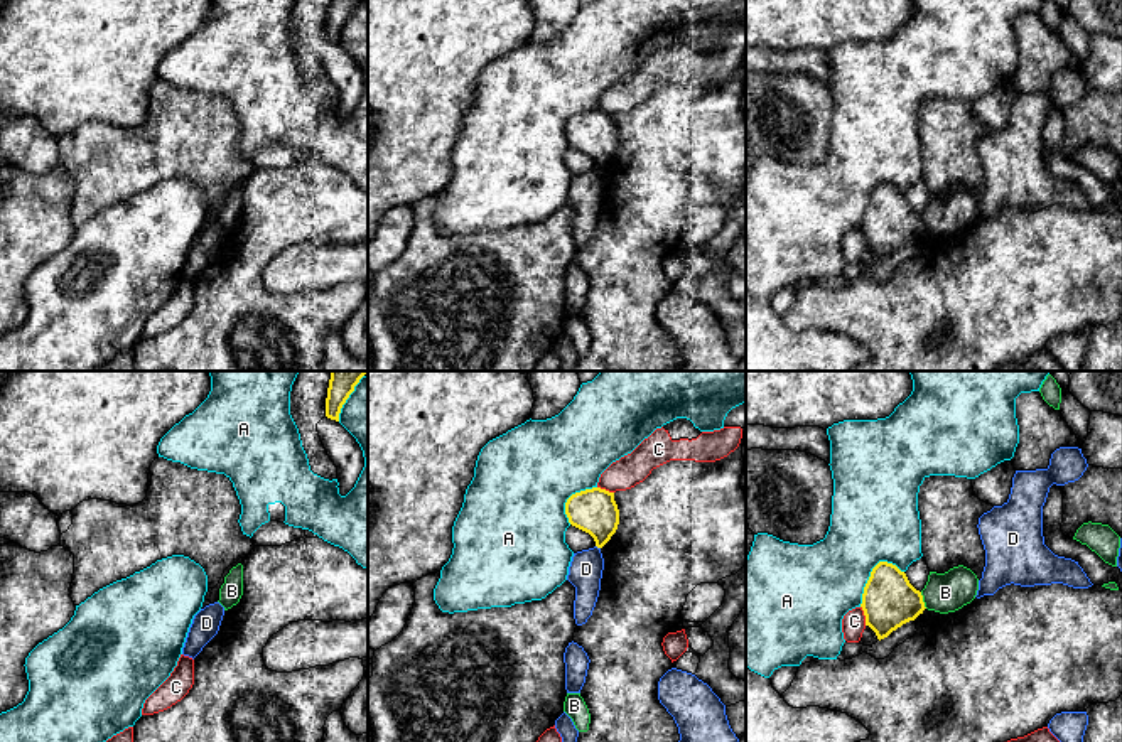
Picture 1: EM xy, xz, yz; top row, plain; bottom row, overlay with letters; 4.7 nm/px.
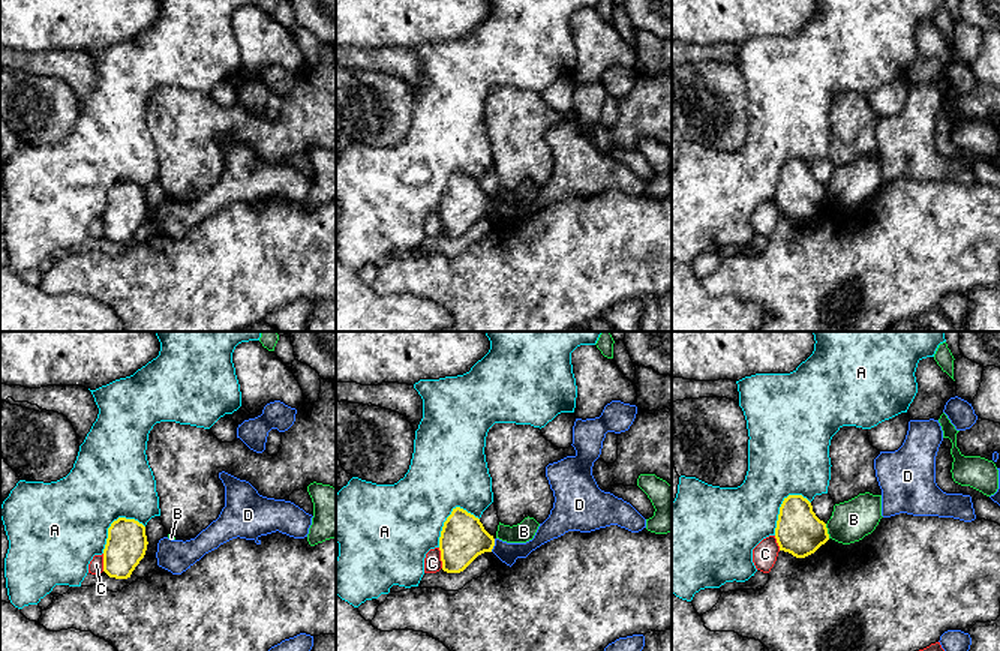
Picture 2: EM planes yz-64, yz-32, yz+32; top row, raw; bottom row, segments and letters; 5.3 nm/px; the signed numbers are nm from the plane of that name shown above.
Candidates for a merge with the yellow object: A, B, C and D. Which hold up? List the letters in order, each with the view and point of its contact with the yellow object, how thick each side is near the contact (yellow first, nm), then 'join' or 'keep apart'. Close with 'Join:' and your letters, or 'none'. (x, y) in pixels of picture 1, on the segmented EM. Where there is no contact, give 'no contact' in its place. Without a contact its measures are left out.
A: yz (871, 572) | 260/400 nm | keep apart
B: yz (922, 601) | 260/190 nm | keep apart
C: yz (866, 616) | 260/110 nm | keep apart
D: xz (598, 547) | 220/160 nm | keep apart
Join: none

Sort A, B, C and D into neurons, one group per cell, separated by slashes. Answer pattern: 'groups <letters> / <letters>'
groups A / B / C D

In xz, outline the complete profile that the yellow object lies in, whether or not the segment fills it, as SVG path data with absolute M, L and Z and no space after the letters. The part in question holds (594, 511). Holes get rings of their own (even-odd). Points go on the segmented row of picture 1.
M601 487L572 494L565 503L565 514L572 526L594 538L597 548L602 548L611 540L619 524L614 492Z

